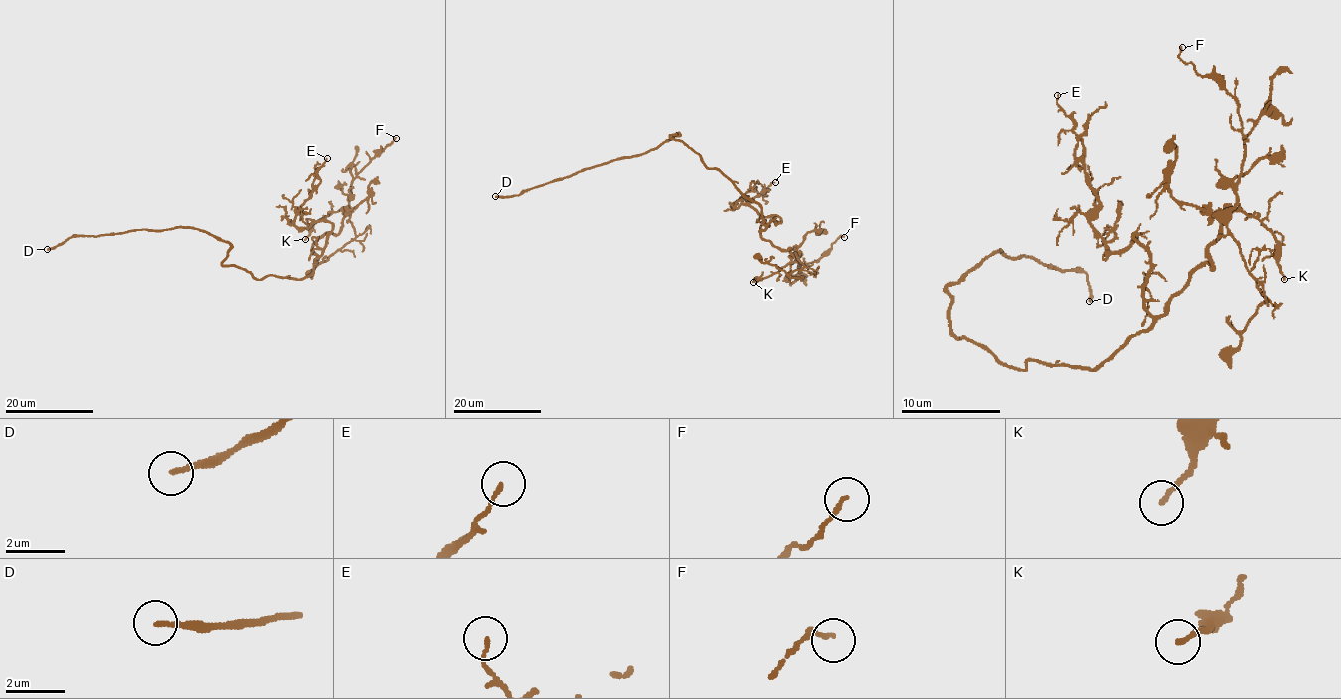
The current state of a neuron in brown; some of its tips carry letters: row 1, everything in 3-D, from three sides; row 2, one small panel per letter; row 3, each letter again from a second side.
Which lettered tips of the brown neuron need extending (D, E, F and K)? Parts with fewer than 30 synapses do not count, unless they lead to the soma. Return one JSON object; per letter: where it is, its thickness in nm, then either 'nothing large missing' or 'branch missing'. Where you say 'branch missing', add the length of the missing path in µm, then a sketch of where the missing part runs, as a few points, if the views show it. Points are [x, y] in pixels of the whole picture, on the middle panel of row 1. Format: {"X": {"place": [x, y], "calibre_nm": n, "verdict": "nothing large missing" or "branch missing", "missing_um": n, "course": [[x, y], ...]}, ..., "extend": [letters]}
{"D": {"place": [495, 196], "calibre_nm": 170, "verdict": "branch missing", "missing_um": 10, "course": [[495, 196], [461, 195], [460, 199]]}, "E": {"place": [775, 182], "calibre_nm": 120, "verdict": "nothing large missing"}, "F": {"place": [844, 237], "calibre_nm": 110, "verdict": "nothing large missing"}, "K": {"place": [753, 282], "calibre_nm": 150, "verdict": "nothing large missing"}, "extend": ["D"]}

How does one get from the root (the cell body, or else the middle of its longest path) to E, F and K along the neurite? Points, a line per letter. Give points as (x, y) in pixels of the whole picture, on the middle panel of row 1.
E: (705, 164), (720, 170), (754, 201), (764, 224), (780, 218), (760, 216), (742, 199), (753, 199), (775, 182)
F: (705, 164), (720, 170), (760, 207), (766, 227), (759, 235), (790, 249), (799, 264), (816, 262), (844, 237)
K: (705, 164), (720, 170), (760, 207), (766, 227), (759, 235), (764, 239), (790, 249), (790, 263), (753, 282)

